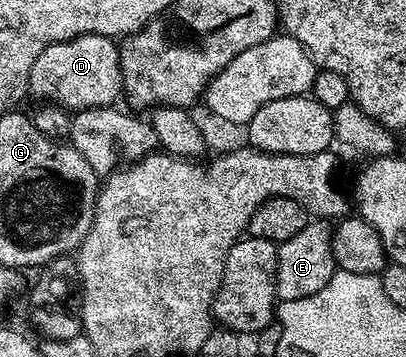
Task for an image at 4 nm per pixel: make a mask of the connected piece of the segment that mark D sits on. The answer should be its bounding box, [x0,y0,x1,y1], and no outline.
[28,35,124,112]

